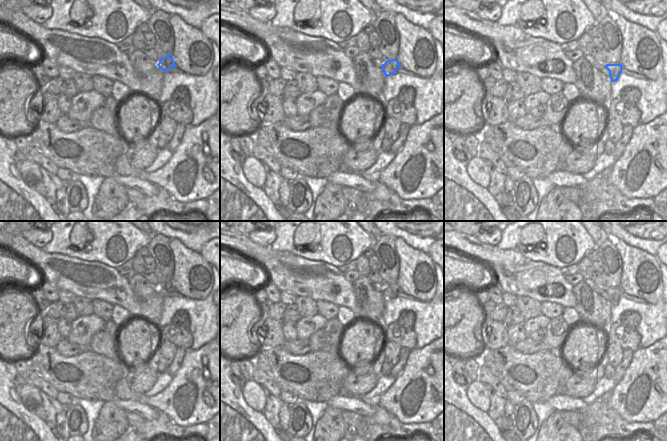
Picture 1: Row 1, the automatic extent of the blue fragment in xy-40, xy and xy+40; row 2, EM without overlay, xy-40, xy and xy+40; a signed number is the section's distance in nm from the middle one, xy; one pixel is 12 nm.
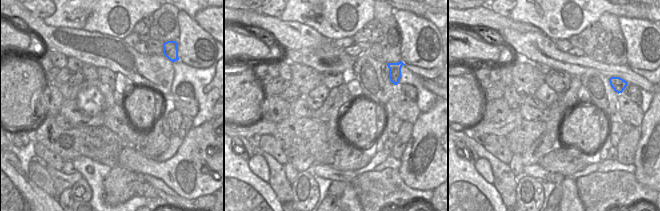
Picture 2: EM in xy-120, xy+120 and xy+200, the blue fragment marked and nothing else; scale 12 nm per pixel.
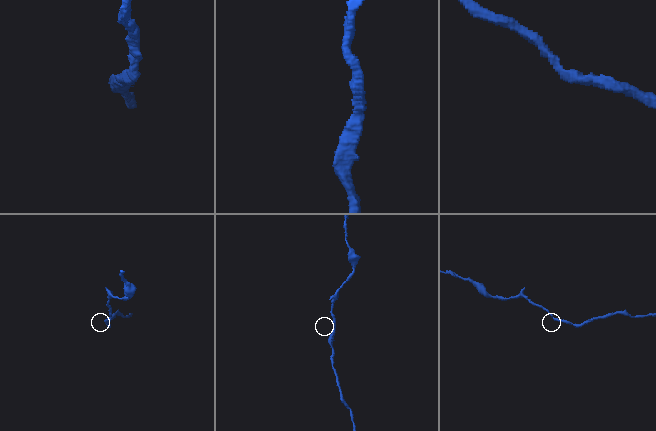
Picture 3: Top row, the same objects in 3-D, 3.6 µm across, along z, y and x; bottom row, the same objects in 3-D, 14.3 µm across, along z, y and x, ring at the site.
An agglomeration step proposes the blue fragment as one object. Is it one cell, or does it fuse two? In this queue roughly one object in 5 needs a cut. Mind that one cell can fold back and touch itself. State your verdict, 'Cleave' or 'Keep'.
Keep.

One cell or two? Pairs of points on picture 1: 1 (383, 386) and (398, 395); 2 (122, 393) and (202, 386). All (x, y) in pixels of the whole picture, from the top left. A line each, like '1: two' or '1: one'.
1: two
2: one

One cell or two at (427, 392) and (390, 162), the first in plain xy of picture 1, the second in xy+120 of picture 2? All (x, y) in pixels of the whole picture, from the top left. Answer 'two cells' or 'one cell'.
two cells

